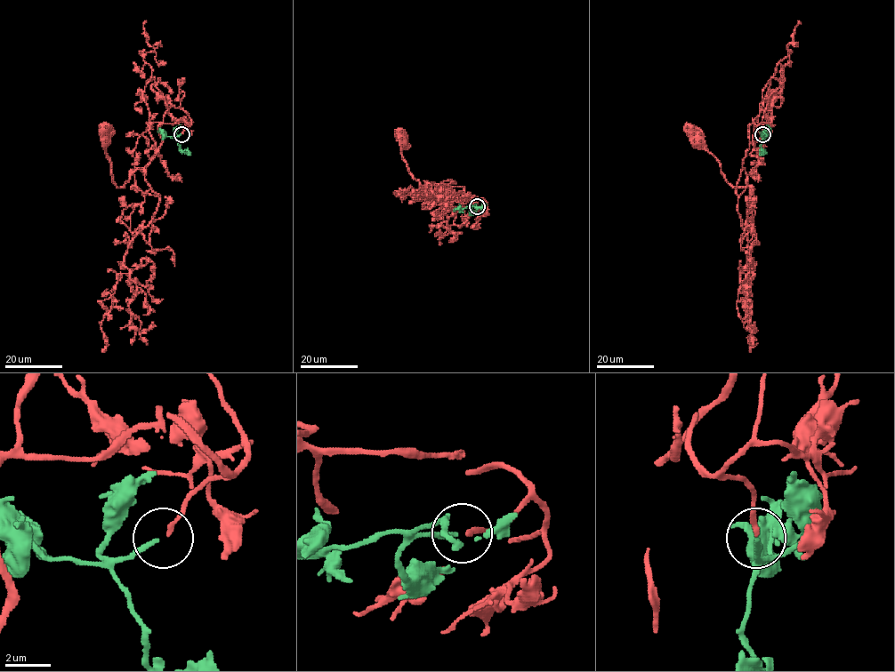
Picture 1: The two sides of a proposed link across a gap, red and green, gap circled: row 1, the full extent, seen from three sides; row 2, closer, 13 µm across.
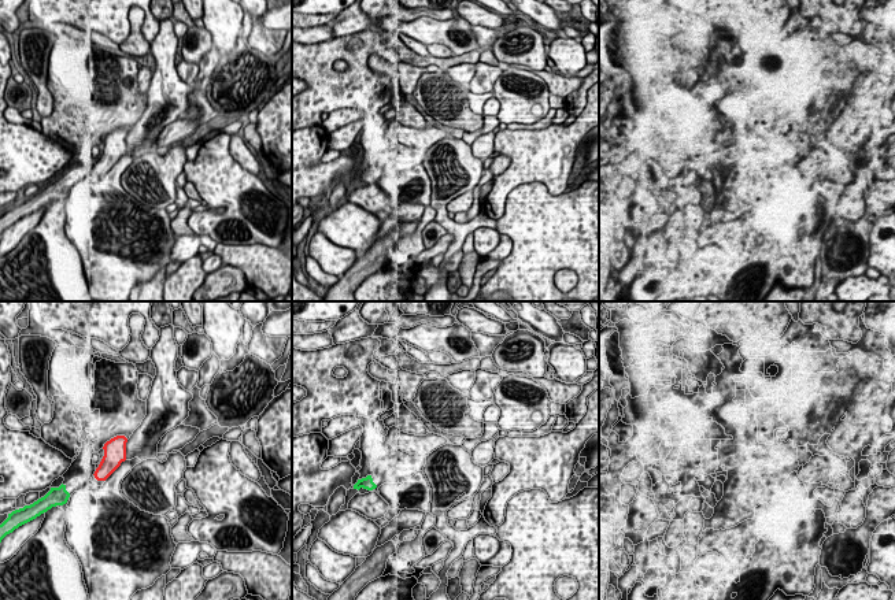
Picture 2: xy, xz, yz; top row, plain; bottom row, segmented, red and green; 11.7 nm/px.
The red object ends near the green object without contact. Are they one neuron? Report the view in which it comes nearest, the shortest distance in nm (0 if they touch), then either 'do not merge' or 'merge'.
xy | 360 nm | merge

